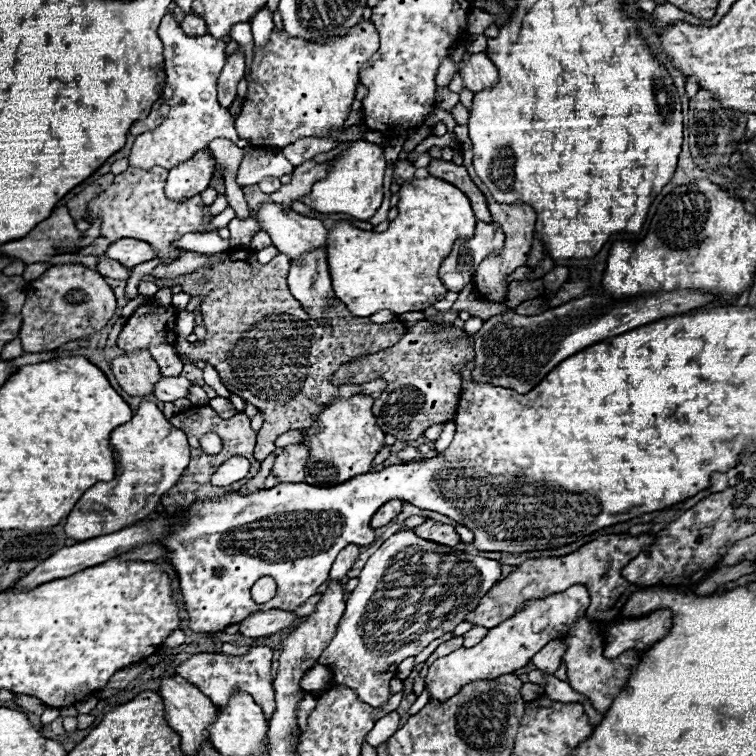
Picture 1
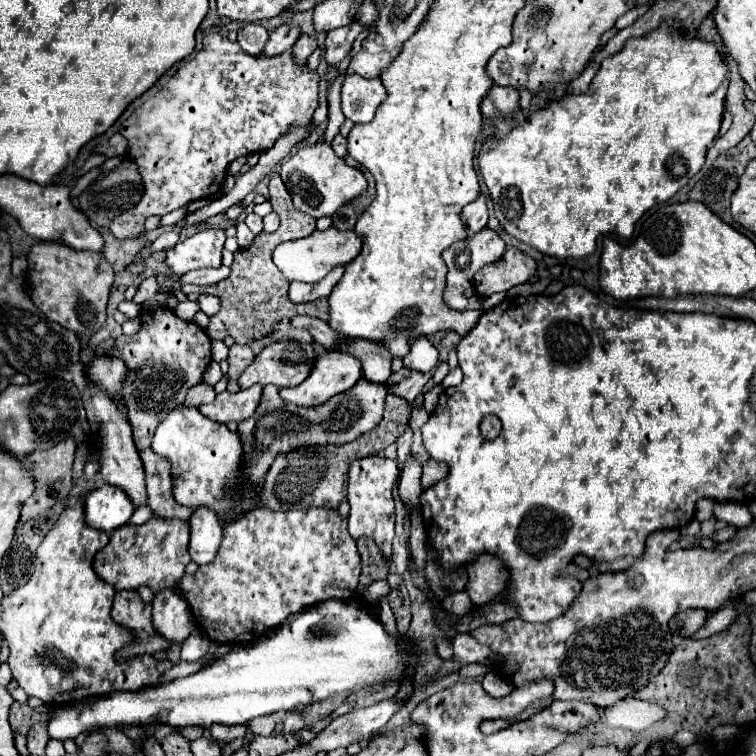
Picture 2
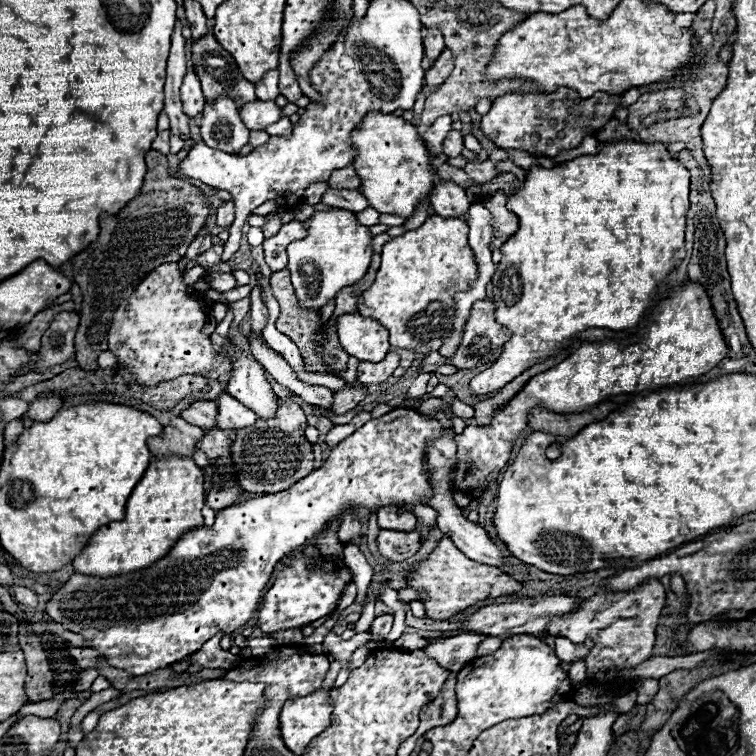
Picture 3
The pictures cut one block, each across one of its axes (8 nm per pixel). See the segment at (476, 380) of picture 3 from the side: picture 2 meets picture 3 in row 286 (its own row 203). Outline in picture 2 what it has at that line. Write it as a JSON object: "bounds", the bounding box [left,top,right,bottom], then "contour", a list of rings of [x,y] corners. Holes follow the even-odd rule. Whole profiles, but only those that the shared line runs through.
{"bounds":[478,28,730,258],"contour":[[[656,28],[648,36],[628,40],[616,56],[610,56],[608,60],[602,62],[598,74],[594,76],[590,88],[586,94],[568,94],[562,98],[552,98],[546,108],[534,110],[524,122],[520,122],[516,128],[512,128],[504,136],[488,136],[486,142],[482,144],[482,150],[478,154],[480,162],[480,172],[484,176],[484,182],[490,190],[490,198],[494,202],[494,212],[496,218],[500,220],[502,228],[514,236],[520,242],[526,242],[540,250],[542,254],[554,256],[554,258],[584,258],[590,256],[596,250],[596,238],[600,234],[610,234],[614,232],[620,238],[630,238],[634,232],[636,220],[654,204],[660,204],[674,196],[682,186],[688,184],[688,180],[704,166],[704,156],[708,144],[718,136],[720,132],[720,122],[724,116],[724,98],[728,90],[730,74],[728,66],[716,48],[714,42],[708,42],[704,38],[686,38],[686,36],[676,36],[672,28]]]}

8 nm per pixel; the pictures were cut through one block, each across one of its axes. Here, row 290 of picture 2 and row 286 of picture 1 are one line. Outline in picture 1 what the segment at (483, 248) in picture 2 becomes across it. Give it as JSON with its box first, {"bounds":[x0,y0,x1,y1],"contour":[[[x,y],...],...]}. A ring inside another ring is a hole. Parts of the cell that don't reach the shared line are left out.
{"bounds":[440,222,502,292],"contour":[[[476,222],[476,230],[472,238],[456,240],[450,256],[444,258],[440,266],[440,280],[450,292],[460,292],[470,276],[476,272],[478,264],[492,252],[500,250],[502,242],[496,242],[502,232],[494,222]]]}

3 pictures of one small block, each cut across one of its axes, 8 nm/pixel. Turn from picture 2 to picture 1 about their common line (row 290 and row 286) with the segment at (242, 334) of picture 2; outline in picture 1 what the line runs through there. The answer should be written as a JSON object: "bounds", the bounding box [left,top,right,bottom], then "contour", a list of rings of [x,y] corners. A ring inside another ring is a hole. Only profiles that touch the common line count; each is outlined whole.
{"bounds":[163,252,408,462],"contour":[[[232,252],[220,254],[218,262],[216,254],[210,254],[210,258],[210,268],[163,280],[172,286],[181,285],[183,292],[190,296],[206,294],[206,300],[200,306],[204,328],[208,332],[206,340],[190,344],[178,338],[176,350],[188,354],[188,358],[210,362],[230,392],[238,394],[244,402],[256,406],[264,414],[264,426],[258,432],[254,450],[254,456],[260,462],[274,450],[274,440],[280,434],[308,428],[324,404],[356,394],[354,384],[332,384],[336,368],[348,364],[348,360],[390,348],[408,330],[398,318],[386,324],[358,318],[348,312],[340,300],[336,300],[334,310],[334,314],[338,314],[338,324],[316,324],[316,320],[312,320],[300,302],[288,292],[286,274],[290,260],[284,254],[278,254],[270,264],[256,262],[254,254],[248,256],[248,252],[242,260],[232,260]],[[248,260],[254,270],[248,270]]]}

